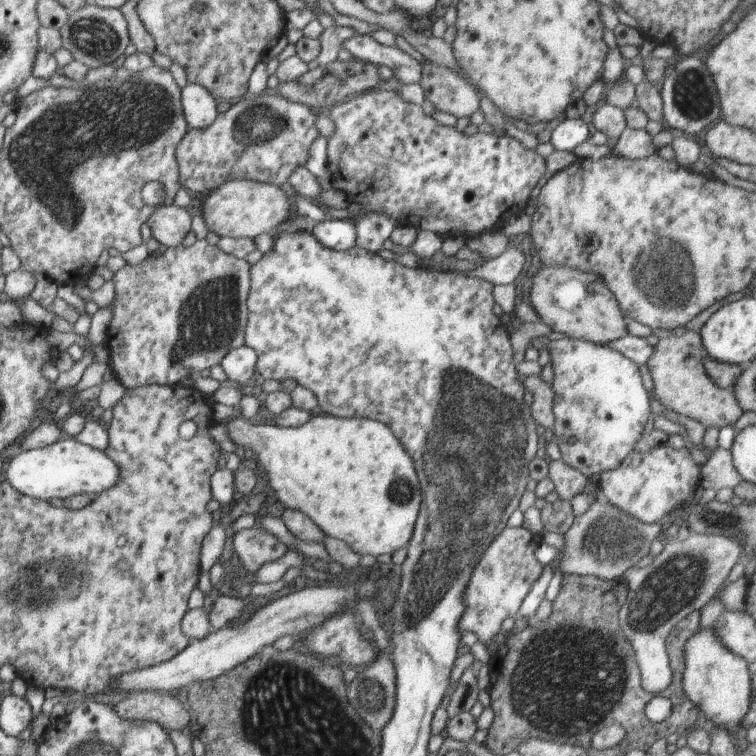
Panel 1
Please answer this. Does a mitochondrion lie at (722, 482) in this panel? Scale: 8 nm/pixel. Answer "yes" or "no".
no

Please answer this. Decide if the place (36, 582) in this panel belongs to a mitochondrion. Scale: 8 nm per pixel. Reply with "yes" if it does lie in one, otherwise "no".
yes

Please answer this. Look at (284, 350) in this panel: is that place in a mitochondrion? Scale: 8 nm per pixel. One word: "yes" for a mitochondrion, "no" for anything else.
no

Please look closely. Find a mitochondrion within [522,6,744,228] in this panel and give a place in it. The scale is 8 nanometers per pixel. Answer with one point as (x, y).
(690, 94)

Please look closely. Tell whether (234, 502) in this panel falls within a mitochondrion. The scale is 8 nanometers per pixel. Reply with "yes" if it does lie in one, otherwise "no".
no

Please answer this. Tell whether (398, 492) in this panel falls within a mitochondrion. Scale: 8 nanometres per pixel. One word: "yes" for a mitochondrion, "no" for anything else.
yes

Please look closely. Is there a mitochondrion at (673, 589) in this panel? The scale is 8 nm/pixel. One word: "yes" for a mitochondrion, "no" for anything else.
yes

